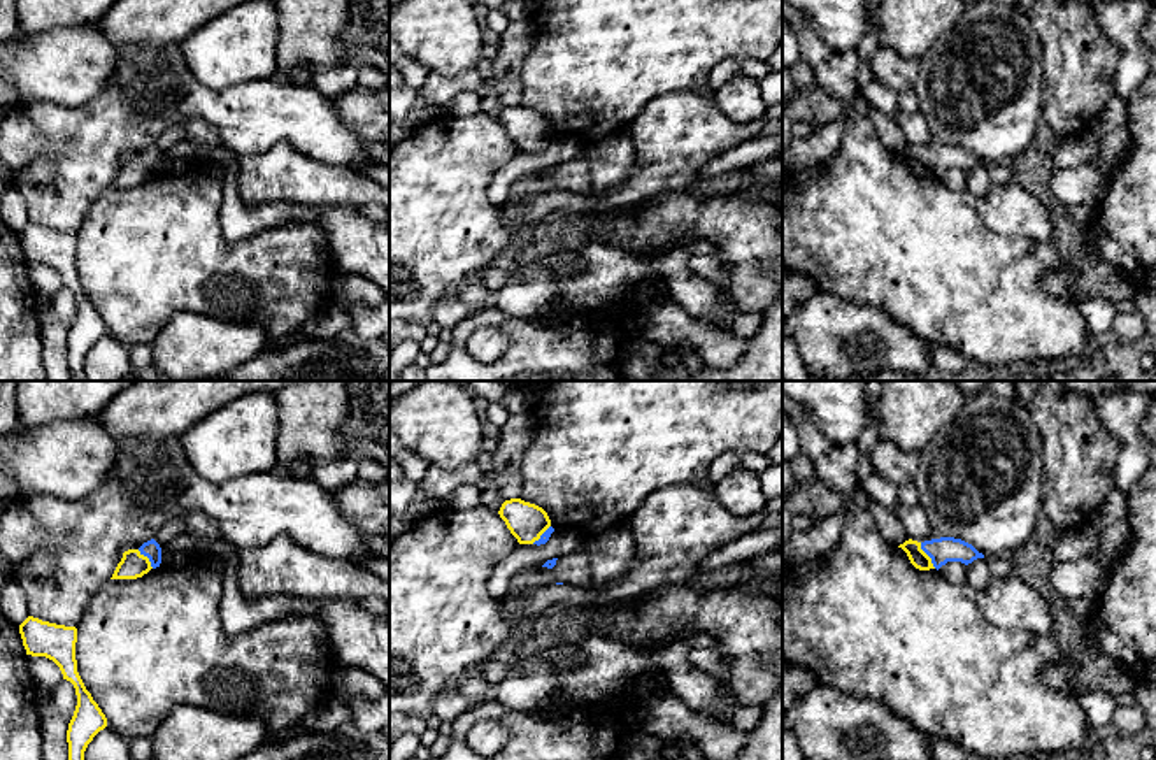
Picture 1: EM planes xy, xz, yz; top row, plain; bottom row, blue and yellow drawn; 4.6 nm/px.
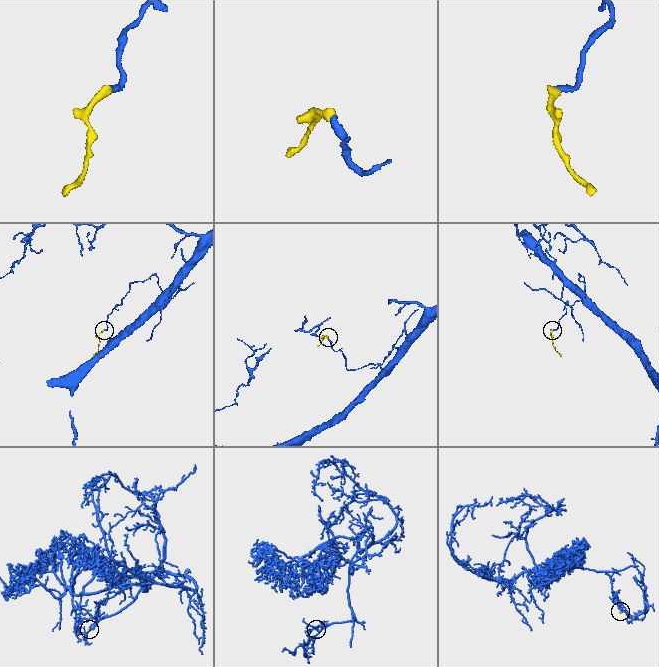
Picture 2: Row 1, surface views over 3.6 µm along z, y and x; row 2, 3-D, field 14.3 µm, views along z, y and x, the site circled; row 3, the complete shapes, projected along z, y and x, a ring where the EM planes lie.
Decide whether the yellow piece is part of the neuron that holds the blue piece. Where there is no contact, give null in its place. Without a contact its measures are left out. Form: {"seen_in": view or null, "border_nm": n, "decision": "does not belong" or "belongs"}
{"seen_in": "yz", "border_nm": 140, "decision": "belongs"}

